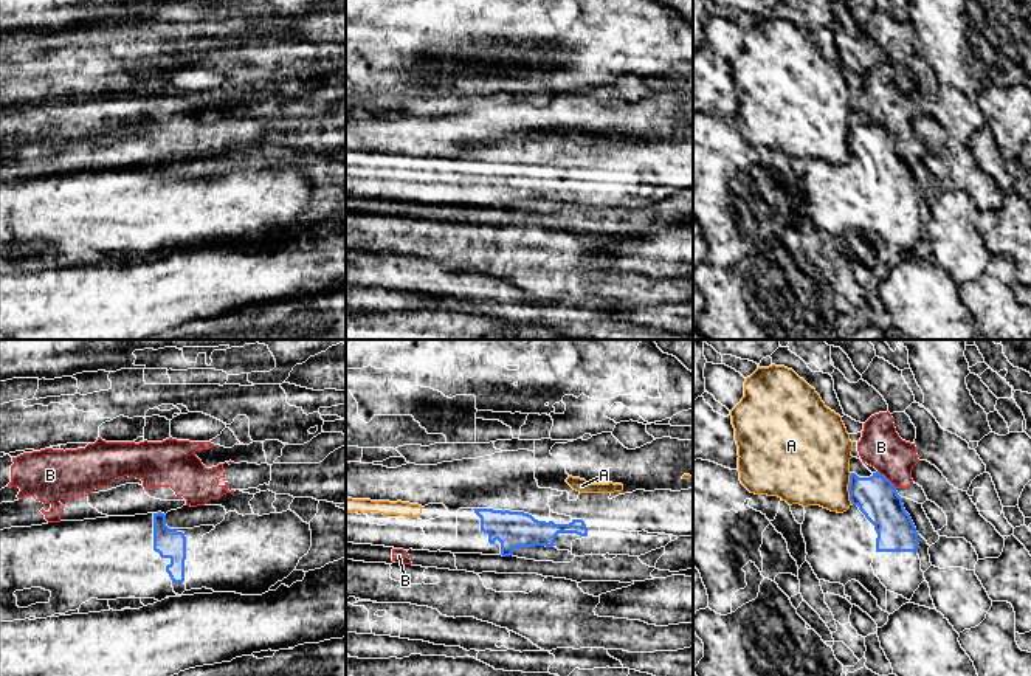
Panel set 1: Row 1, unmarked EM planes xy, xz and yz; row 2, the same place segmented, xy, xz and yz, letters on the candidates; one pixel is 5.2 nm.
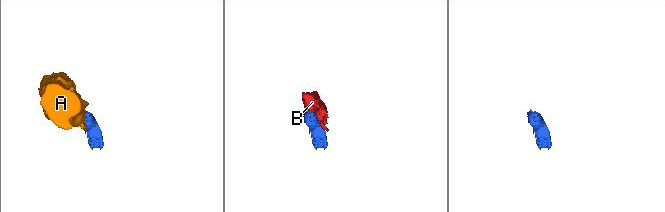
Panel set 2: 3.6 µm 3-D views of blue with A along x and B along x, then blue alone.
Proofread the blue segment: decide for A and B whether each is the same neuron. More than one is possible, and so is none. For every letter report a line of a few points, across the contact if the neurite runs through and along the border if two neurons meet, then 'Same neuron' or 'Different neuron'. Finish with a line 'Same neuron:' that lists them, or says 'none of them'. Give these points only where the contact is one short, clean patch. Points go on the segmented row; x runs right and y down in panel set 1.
A: Line: yz (851, 473), (848, 484), (850, 503). Different neuron
B: Different neuron
Same neuron: none of them

